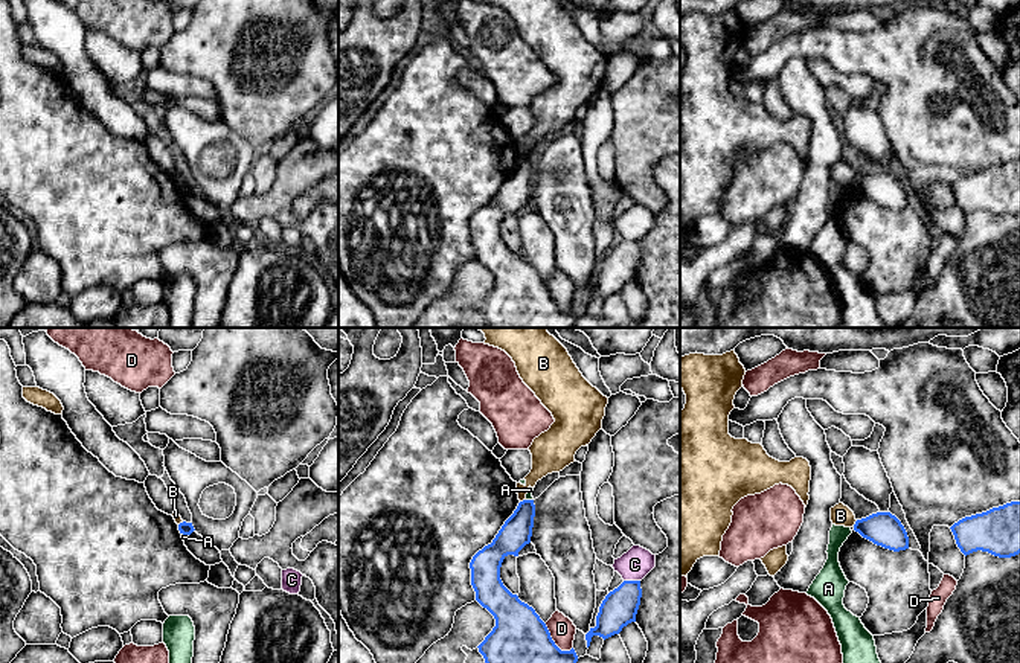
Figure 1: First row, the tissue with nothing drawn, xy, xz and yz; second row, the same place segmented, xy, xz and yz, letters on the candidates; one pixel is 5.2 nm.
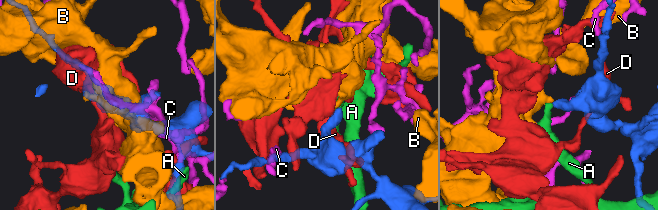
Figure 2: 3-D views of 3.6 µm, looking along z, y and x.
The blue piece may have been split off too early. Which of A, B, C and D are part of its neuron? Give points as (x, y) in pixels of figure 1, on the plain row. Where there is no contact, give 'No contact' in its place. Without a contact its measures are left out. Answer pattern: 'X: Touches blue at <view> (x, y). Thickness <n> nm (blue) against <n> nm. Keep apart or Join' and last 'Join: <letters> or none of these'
A: Touches blue at xy (185, 192). Thickness 70 nm (blue) against 20 nm. Keep apart
B: Touches blue at xz (523, 159). Thickness 160 nm (blue) against 160 nm. Keep apart
C: Touches blue at xz (631, 240). Thickness 190 nm (blue) against 160 nm. Keep apart
D: Touches blue at xz (554, 301). Thickness 400 nm (blue) against 140 nm. Keep apart
Join: none of these

